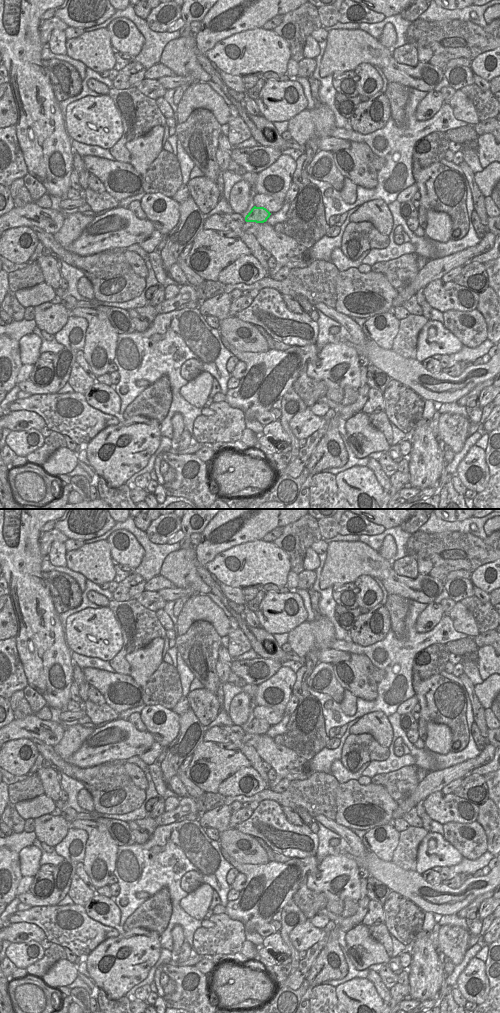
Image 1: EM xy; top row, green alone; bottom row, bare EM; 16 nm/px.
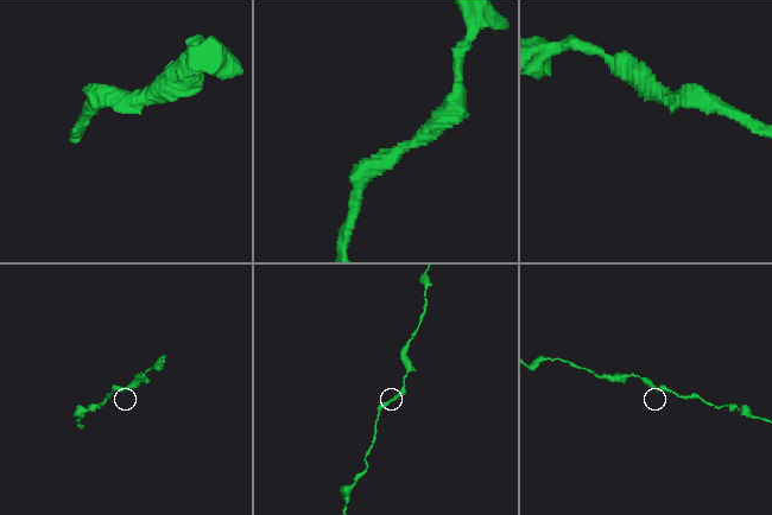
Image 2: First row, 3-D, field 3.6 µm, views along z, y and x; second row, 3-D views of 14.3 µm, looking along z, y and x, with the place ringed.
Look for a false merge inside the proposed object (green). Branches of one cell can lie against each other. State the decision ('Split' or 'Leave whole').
Leave whole.

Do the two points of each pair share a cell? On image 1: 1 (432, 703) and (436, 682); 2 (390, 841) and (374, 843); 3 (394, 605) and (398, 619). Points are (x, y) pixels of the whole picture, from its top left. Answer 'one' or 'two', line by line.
1: one
2: one
3: one

